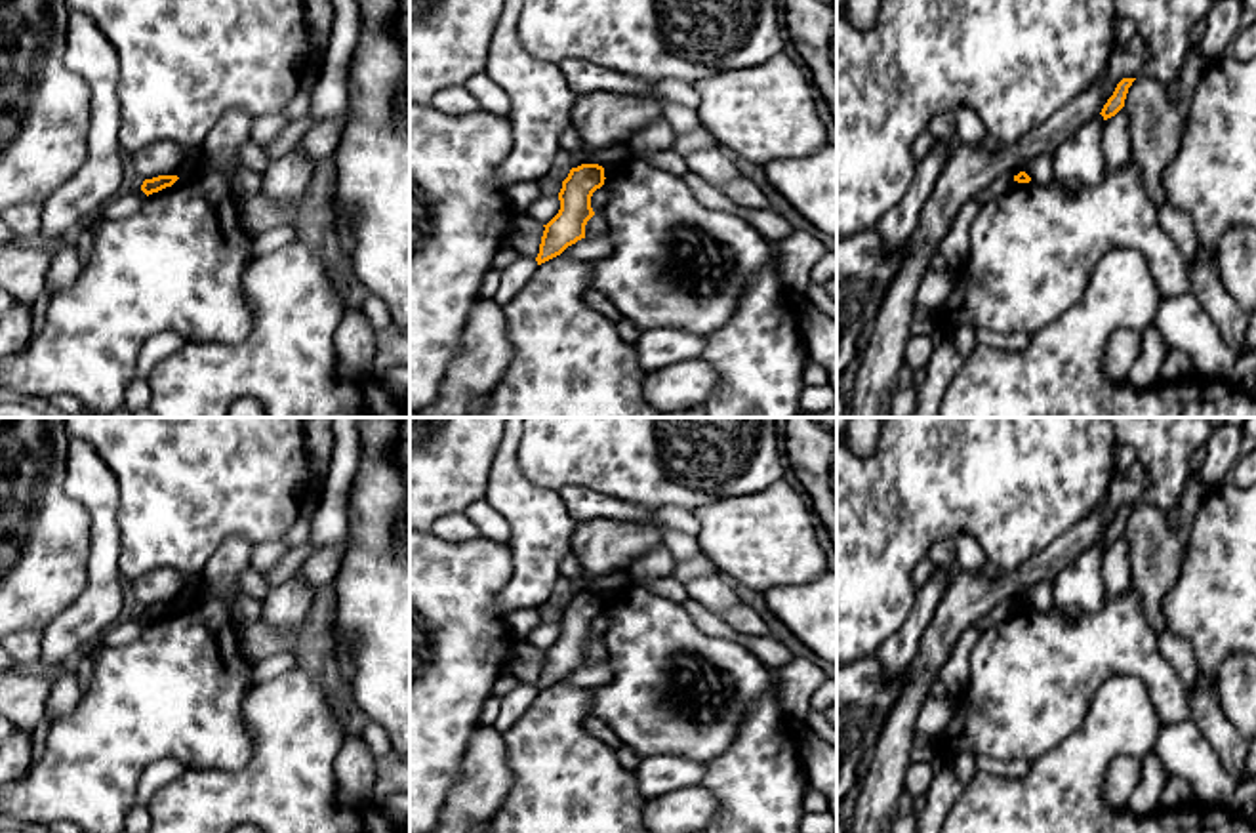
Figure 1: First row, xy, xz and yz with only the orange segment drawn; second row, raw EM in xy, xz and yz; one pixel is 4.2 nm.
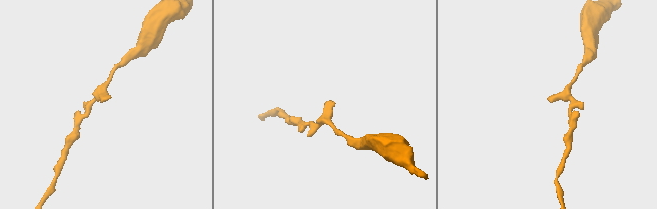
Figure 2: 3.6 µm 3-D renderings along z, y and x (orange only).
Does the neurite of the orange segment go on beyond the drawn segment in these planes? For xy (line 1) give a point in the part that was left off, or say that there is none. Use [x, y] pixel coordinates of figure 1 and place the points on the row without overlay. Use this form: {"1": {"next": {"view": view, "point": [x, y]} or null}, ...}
{"1": {"next": null}}

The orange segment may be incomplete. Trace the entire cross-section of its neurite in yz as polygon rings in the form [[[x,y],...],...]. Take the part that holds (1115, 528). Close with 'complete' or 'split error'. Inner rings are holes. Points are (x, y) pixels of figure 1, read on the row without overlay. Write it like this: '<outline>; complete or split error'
[[[1123,505],[1117,511],[1113,522],[1107,526],[1107,530],[1104,532],[1104,536],[1100,539],[1104,543],[1104,547],[1115,543],[1124,534],[1124,526],[1126,526],[1128,515],[1132,513],[1134,507],[1136,505]]]; complete

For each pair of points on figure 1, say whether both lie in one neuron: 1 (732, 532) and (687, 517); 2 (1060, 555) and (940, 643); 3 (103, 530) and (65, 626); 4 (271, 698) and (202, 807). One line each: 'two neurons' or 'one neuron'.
1: two neurons
2: one neuron
3: one neuron
4: one neuron

